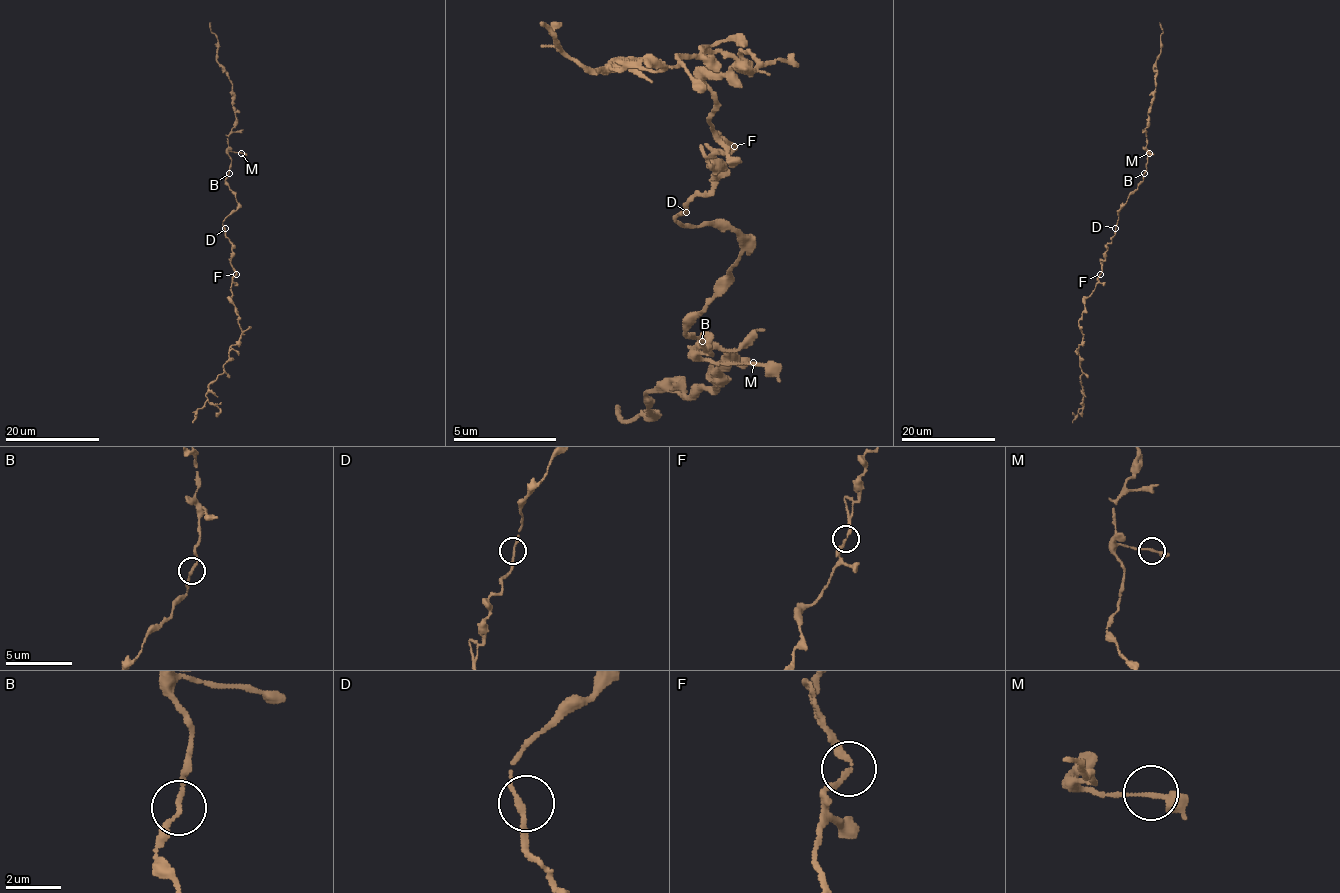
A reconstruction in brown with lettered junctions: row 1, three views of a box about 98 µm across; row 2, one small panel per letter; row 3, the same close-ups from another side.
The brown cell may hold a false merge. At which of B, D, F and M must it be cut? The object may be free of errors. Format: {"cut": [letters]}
{"cut": []}

